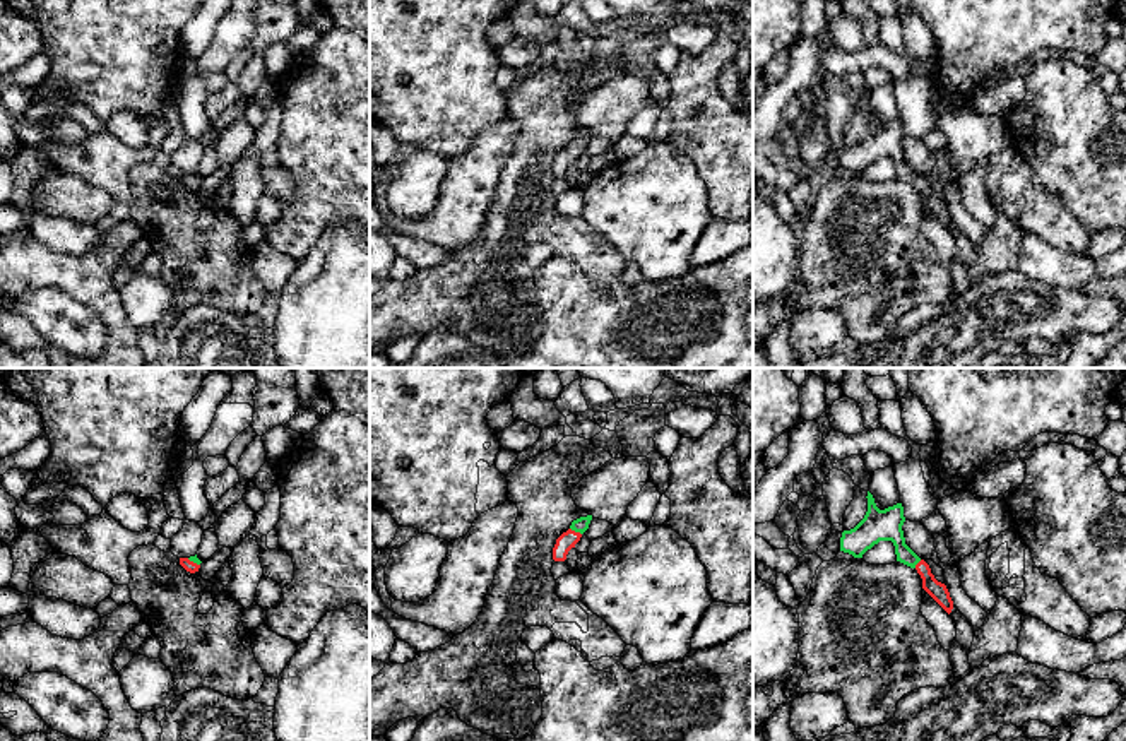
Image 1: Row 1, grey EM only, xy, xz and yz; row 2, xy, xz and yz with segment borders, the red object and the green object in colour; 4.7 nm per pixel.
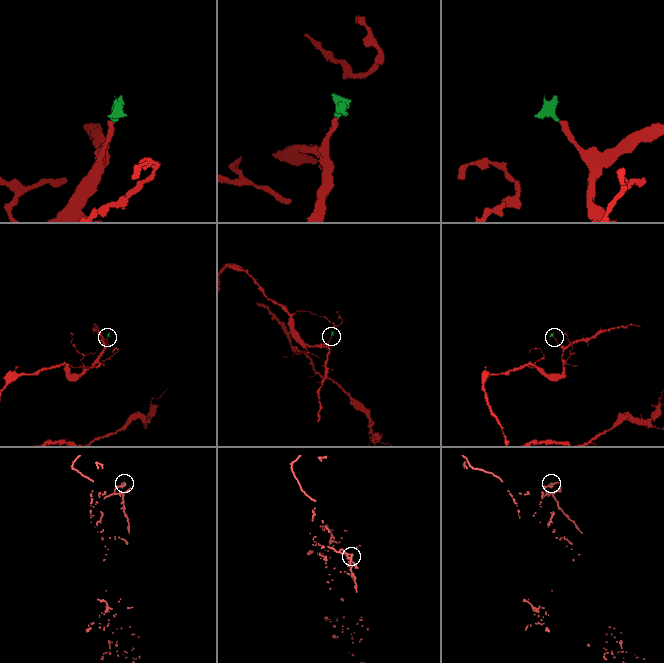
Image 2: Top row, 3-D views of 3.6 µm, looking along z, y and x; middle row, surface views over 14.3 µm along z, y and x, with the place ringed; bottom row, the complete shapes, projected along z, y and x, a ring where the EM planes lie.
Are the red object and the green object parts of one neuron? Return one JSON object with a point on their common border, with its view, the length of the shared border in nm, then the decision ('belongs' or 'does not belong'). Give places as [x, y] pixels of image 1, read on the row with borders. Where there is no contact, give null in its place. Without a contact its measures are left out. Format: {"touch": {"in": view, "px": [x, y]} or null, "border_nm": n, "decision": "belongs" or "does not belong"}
{"touch": {"in": "xz", "px": [574, 531]}, "border_nm": 70, "decision": "belongs"}

